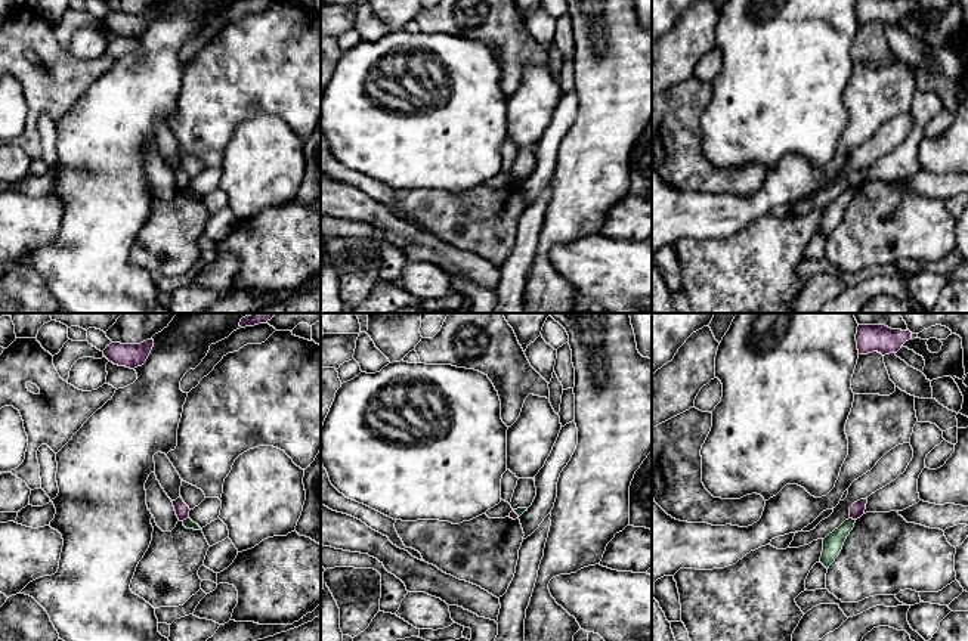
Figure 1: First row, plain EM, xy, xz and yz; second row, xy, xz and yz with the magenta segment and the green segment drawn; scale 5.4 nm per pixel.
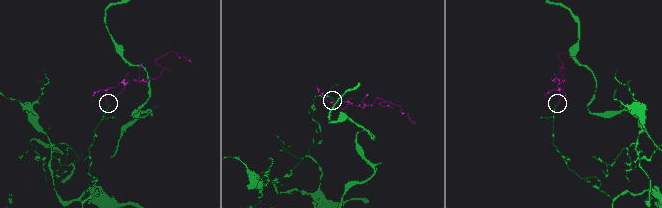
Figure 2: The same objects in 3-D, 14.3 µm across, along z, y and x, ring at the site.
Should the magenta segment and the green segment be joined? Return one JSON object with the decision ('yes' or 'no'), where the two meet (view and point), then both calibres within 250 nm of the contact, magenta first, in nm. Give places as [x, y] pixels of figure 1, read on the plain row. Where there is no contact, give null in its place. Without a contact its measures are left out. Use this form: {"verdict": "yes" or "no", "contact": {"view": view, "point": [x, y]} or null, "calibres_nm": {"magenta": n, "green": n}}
{"verdict": "no", "contact": {"view": "xy", "point": [185, 188]}, "calibres_nm": {"magenta": 80, "green": 60}}

